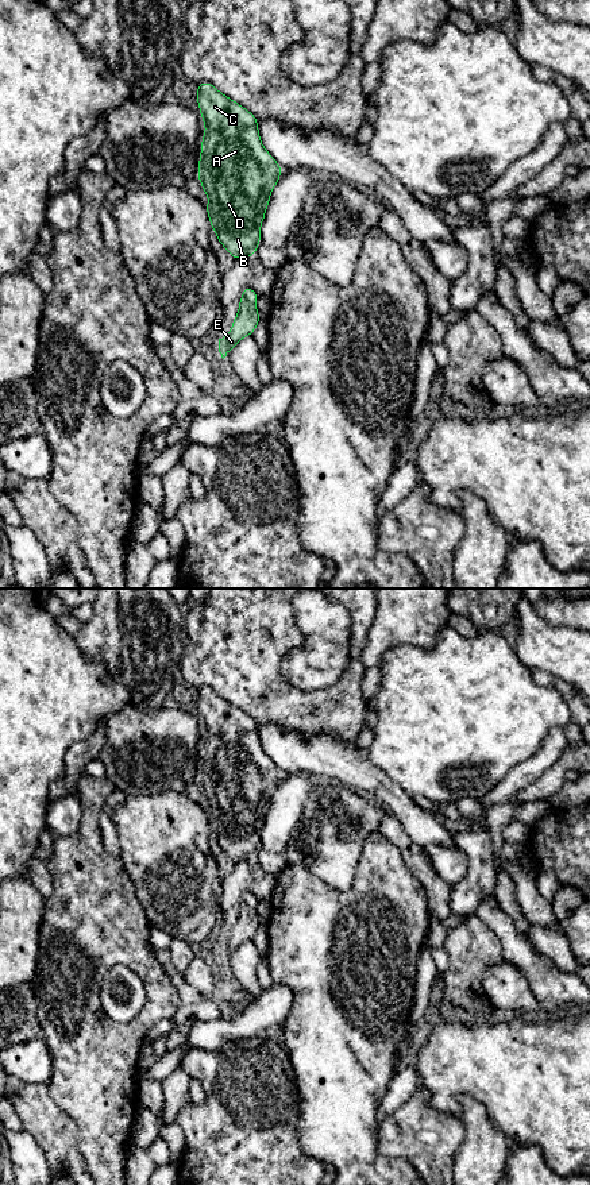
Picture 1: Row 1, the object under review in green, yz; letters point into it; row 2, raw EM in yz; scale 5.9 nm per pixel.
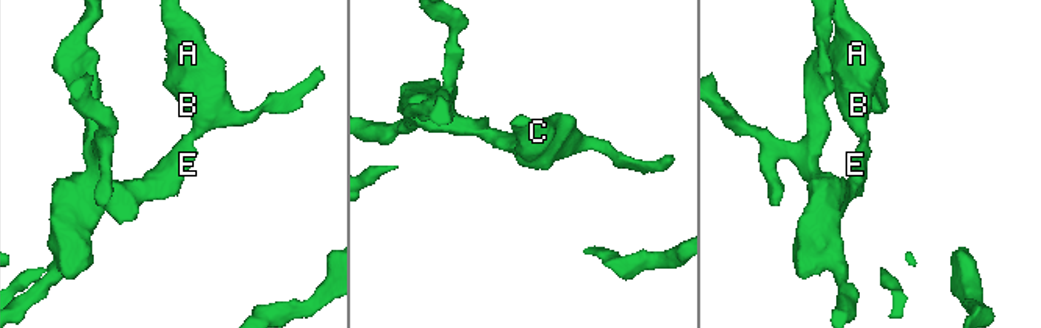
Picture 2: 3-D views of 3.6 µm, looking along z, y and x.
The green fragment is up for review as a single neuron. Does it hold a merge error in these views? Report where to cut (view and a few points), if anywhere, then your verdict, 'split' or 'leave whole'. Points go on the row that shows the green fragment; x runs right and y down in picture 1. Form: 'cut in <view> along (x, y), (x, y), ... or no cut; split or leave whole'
no cut; leave whole

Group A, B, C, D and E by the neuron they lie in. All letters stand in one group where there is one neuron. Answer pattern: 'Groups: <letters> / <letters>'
Groups: A B C D E

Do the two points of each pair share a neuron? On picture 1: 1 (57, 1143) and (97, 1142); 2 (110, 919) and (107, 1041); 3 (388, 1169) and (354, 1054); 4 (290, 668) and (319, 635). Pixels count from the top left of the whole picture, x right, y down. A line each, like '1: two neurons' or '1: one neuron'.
1: two neurons
2: one neuron
3: one neuron
4: one neuron

